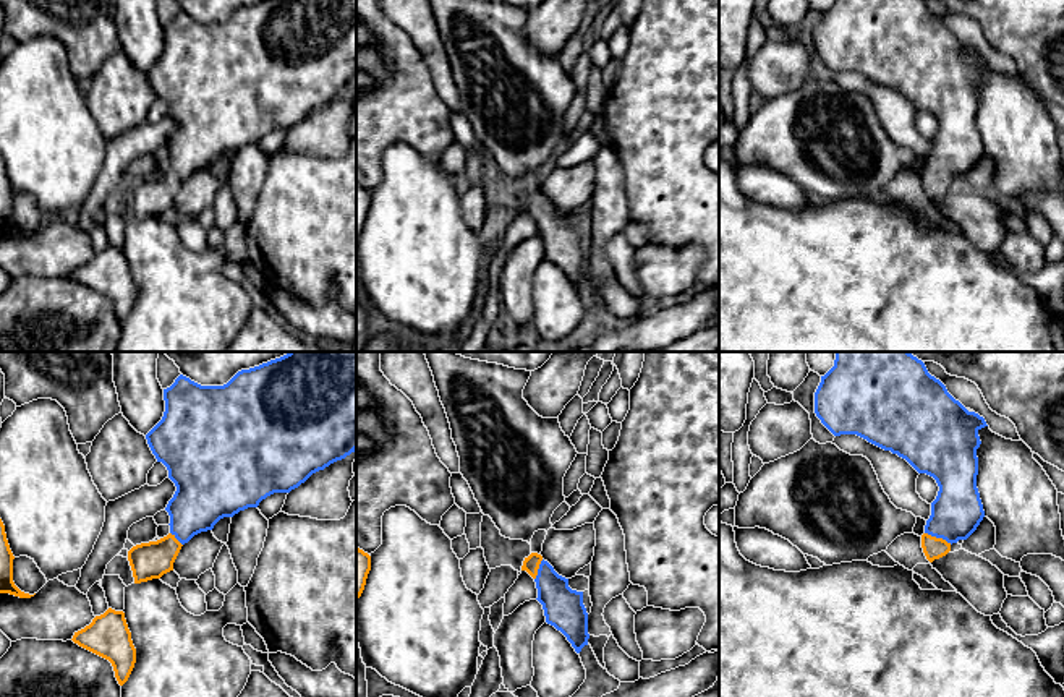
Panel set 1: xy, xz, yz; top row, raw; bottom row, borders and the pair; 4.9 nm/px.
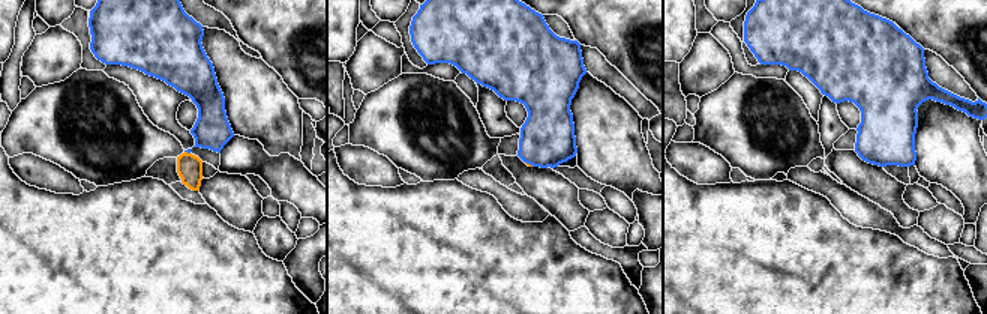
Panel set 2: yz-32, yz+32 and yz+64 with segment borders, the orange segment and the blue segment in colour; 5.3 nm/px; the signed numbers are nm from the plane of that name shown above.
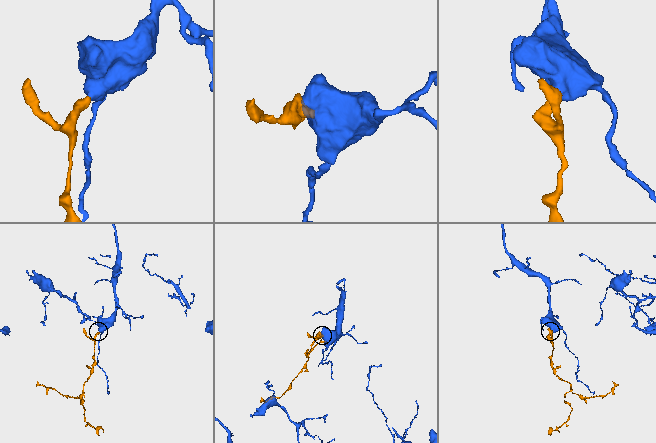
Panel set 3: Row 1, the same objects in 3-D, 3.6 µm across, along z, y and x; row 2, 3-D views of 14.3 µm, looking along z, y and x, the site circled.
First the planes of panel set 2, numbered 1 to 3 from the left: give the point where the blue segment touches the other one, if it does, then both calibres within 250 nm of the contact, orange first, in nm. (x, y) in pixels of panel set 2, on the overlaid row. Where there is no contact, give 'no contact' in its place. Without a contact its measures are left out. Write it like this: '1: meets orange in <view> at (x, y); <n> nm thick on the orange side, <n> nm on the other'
1: meets orange in yz-32 at (186, 152); 140 nm thick on the orange side, 20 nm on the other
2: meets orange in yz+32 at (528, 164); 20 nm thick on the orange side, 280 nm on the other
3: no contact

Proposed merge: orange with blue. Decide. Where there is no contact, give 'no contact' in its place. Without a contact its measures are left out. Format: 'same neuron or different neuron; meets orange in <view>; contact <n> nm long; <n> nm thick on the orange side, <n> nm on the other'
same neuron; meets orange in yz; contact 150 nm long; 110 nm thick on the orange side, 260 nm on the other

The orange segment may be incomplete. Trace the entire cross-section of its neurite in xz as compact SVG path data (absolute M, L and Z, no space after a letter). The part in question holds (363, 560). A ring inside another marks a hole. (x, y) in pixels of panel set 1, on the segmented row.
M356 548L356 600L361 597L368 574L371 571L371 556Z

